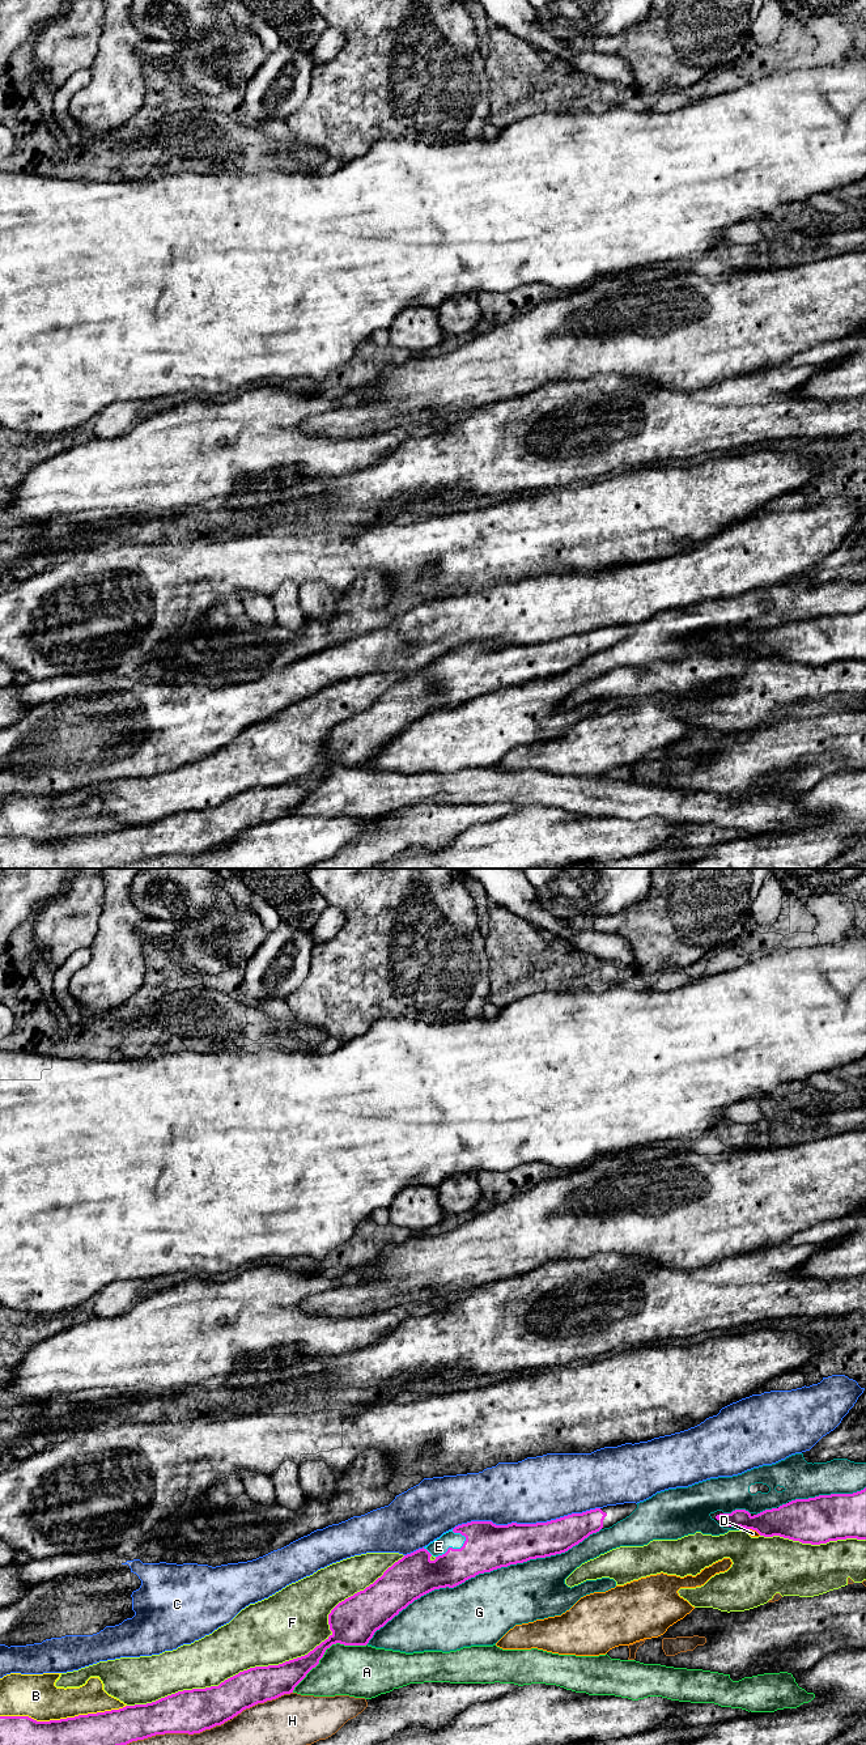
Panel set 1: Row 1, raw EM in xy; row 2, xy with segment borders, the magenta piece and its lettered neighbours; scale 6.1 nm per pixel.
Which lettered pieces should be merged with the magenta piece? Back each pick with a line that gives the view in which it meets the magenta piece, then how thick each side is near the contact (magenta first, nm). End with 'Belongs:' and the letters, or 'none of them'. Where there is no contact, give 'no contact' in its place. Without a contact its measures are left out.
E: contact in xy; calibres 280 and 100 nm
Belongs: E

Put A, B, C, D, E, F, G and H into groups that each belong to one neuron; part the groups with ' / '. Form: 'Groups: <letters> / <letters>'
Groups: A / B / C / D / E / F / G / H

